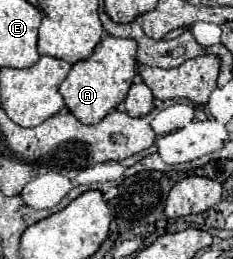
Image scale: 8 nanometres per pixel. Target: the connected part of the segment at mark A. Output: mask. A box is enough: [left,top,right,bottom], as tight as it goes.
[60,36,136,124]

